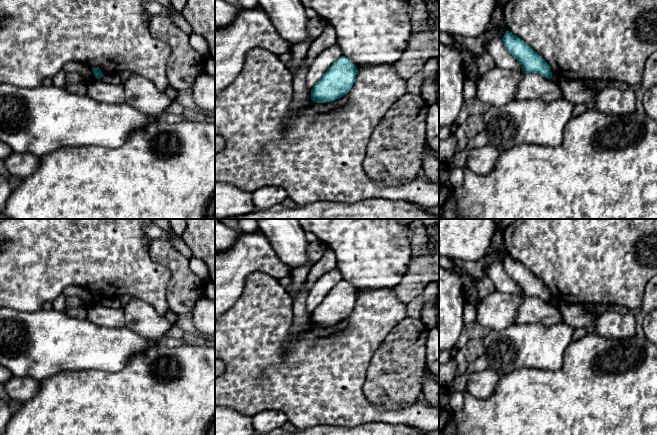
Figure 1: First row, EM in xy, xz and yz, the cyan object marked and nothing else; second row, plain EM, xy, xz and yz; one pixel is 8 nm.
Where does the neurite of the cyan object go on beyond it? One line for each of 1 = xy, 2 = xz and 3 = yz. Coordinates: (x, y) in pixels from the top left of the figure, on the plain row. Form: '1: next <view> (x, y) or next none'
1: next none
2: next none
3: next none

